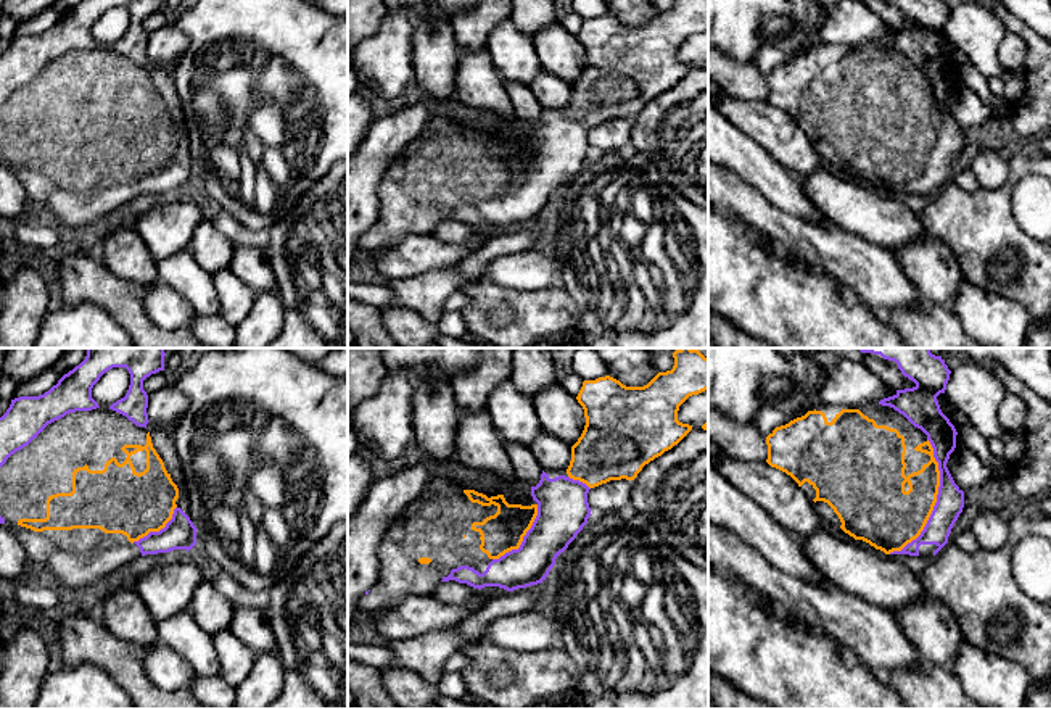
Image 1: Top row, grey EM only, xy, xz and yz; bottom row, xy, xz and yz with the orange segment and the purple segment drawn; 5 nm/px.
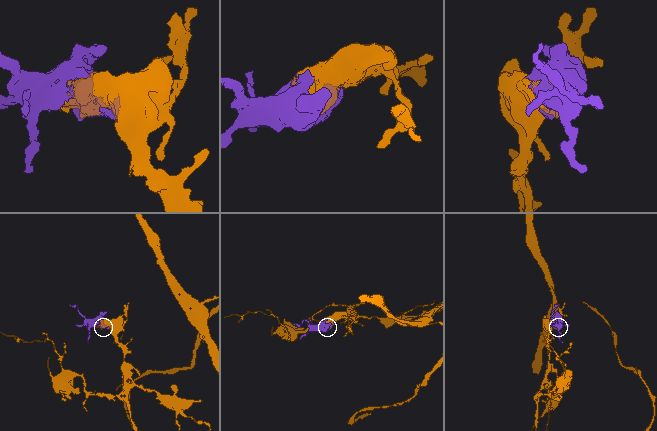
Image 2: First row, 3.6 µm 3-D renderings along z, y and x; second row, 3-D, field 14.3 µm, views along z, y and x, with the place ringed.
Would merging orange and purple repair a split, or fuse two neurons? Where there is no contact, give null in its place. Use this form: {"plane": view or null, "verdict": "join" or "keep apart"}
{"plane": "yz", "verdict": "join"}

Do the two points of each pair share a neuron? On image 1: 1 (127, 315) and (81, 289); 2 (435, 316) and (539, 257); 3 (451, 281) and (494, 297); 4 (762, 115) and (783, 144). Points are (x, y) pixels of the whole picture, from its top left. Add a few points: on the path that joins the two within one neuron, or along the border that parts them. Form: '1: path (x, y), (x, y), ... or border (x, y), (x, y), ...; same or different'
1: path (116, 303), (102, 289), (92, 289); same
2: border (514, 252), (494, 257), (480, 273); different
3: border (480, 273), (457, 289); different
4: path (765, 121), (781, 137); same

